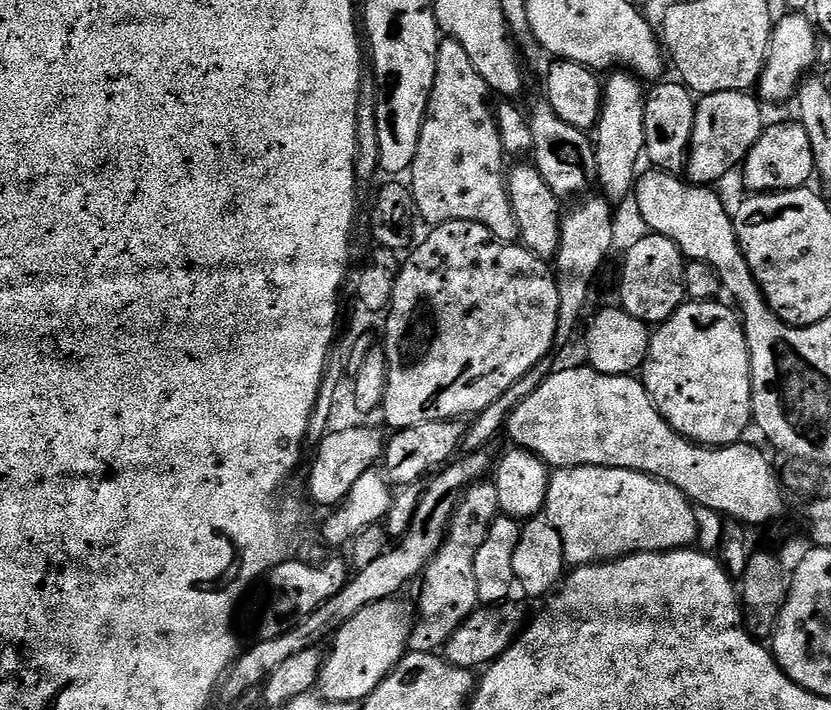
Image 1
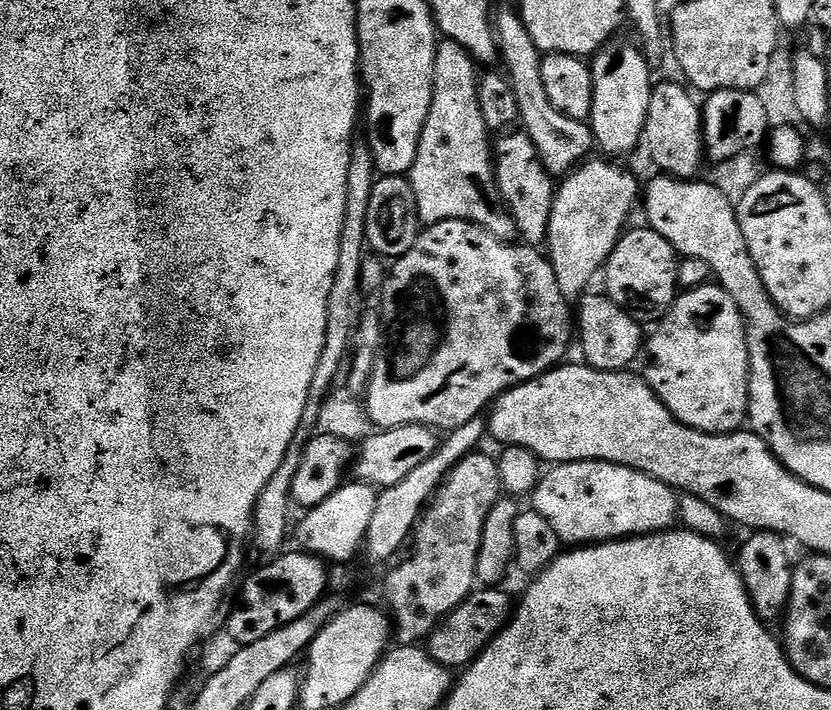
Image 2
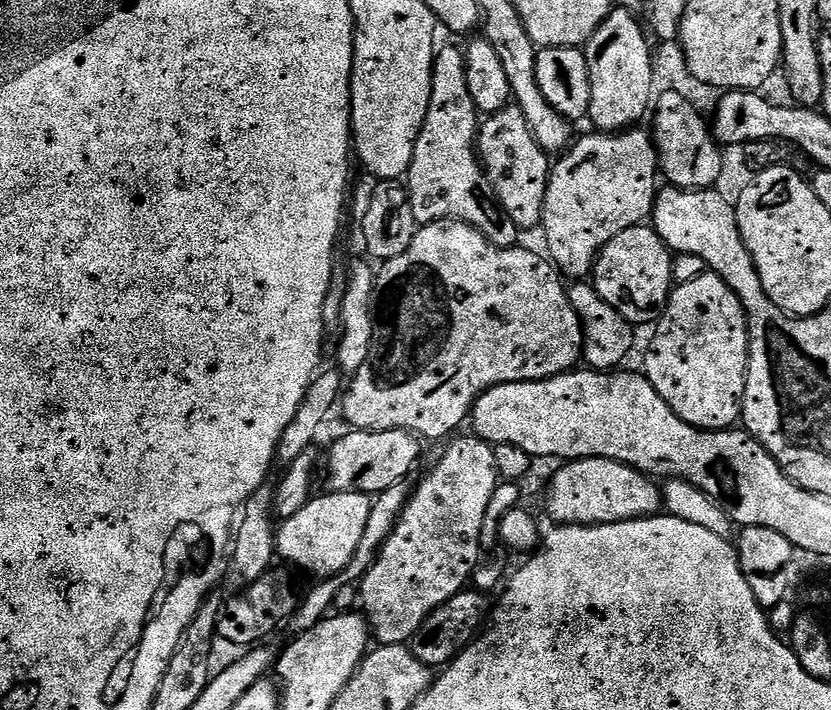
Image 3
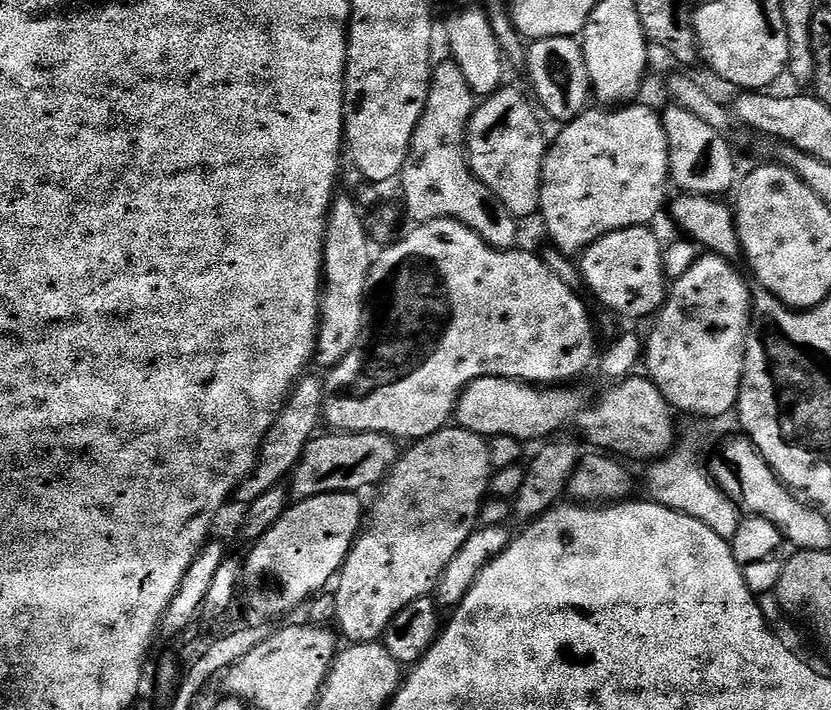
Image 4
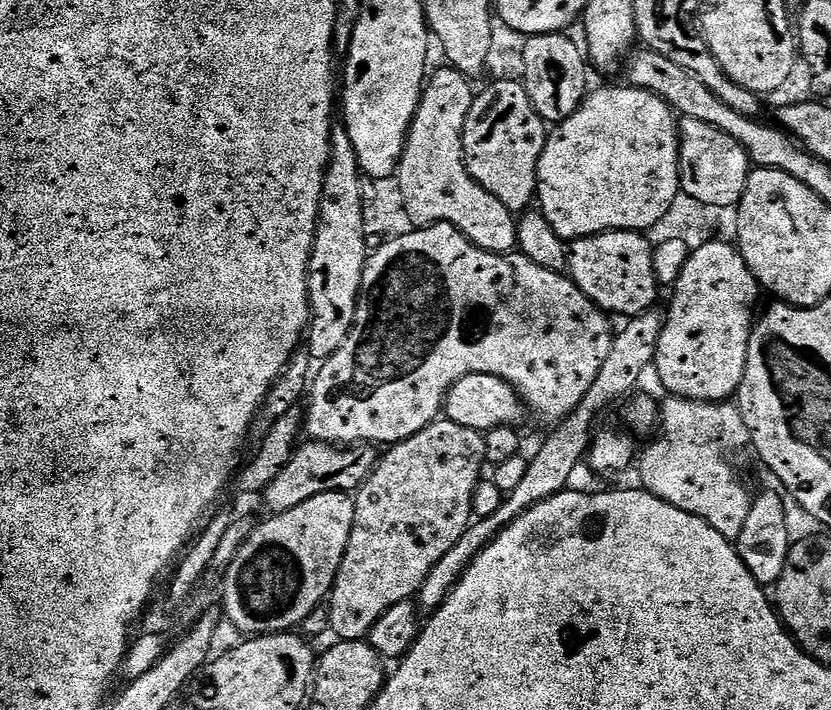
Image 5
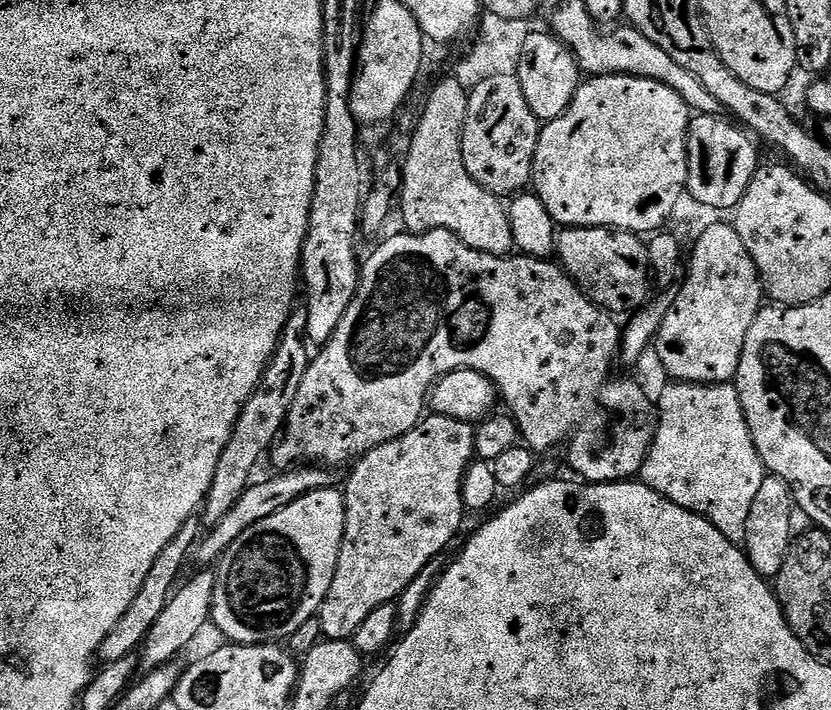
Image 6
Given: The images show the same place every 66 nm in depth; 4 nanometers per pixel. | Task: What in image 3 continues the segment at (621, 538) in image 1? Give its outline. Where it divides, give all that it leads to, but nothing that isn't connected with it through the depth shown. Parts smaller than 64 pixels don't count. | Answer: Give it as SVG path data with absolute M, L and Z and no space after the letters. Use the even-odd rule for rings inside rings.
M578 459L559 468L546 496L546 510L557 525L612 524L661 511L663 495L659 485L635 468L612 459Z

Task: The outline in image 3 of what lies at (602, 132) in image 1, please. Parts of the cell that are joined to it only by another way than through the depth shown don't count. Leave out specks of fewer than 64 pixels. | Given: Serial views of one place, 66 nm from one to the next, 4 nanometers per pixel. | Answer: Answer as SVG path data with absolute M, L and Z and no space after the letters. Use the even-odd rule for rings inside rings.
M615 7L585 45L587 69L590 70L591 100L588 120L605 134L615 134L635 127L651 109L652 46L649 46L636 17L627 8Z

